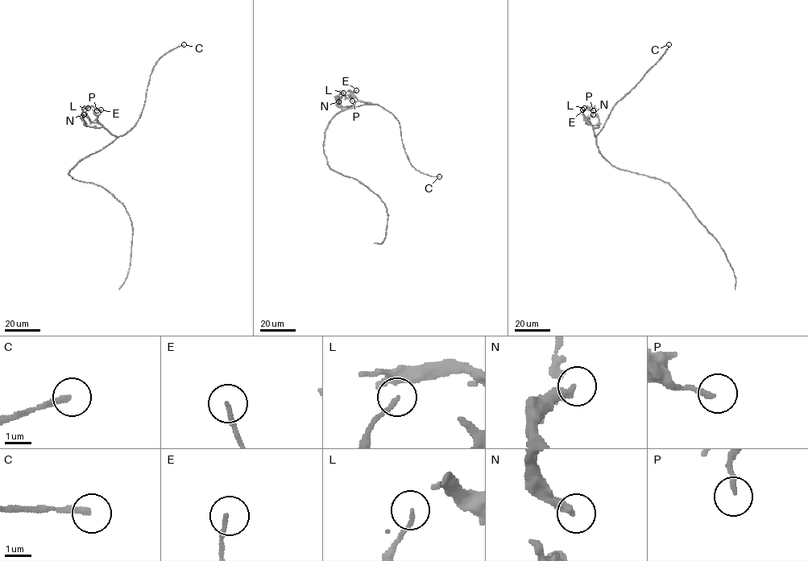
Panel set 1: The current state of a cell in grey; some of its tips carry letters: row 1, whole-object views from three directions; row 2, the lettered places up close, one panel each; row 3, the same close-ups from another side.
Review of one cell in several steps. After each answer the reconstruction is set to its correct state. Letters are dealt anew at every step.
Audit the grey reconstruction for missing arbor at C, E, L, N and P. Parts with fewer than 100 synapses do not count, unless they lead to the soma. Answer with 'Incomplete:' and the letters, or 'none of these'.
Incomplete: C

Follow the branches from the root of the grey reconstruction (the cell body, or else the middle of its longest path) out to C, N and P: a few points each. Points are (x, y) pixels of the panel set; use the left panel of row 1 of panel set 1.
C: (71, 170), (84, 158), (101, 150), (134, 126), (143, 108), (150, 75), (155, 63), (167, 52), (184, 44)
N: (71, 170), (84, 158), (101, 150), (116, 138), (102, 126), (85, 125), (80, 117), (84, 114)
P: (71, 170), (116, 138), (102, 126), (85, 125), (82, 109), (93, 105), (97, 110)

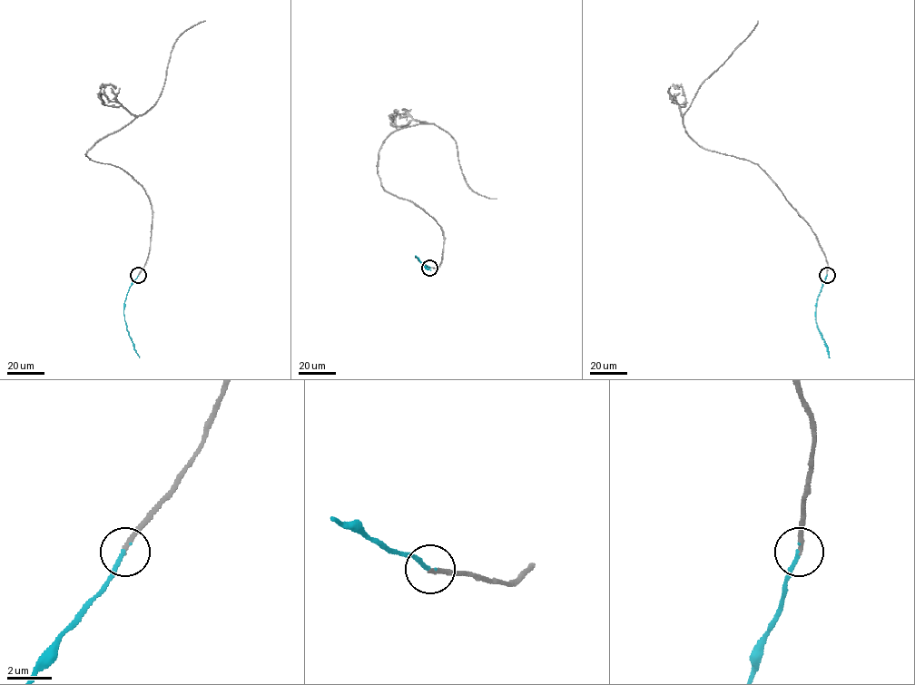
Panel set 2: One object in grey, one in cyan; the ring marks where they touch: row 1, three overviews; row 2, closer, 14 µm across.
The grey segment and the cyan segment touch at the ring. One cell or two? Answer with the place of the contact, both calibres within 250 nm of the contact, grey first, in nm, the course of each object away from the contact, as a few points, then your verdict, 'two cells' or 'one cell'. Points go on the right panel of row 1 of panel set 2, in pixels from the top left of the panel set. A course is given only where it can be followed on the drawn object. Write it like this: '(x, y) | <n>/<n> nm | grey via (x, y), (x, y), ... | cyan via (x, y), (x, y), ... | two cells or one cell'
(827, 275) | 220/170 nm | grey via (826, 275), (815, 234), (761, 168), (701, 147), (683, 125), (683, 115), (700, 85), (758, 21) | cyan via (826, 275), (817, 298), (815, 320), (830, 357) | one cell

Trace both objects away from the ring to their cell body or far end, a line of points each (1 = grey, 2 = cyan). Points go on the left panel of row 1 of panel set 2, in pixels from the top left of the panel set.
1: (138, 275), (151, 245), (149, 197), (120, 168), (86, 154), (102, 138), (154, 105), (176, 39), (205, 21)
2: (138, 275), (125, 298), (123, 316), (139, 357)

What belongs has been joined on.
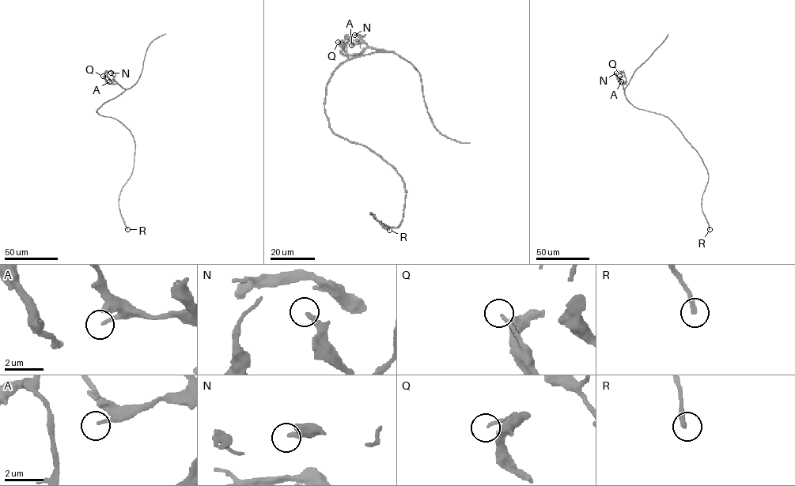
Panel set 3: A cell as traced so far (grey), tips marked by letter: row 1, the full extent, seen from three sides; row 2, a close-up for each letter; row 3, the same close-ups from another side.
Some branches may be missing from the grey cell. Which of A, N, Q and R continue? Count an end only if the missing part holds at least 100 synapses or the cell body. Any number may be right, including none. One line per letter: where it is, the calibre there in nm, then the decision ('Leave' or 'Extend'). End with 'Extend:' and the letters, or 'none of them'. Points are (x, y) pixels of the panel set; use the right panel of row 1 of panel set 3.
A: Place: (621, 81). Thickness 140 nm. Leave
N: Place: (616, 73). Thickness 260 nm. Leave
Q: Place: (619, 76). Thickness 140 nm. Leave
R: Place: (709, 229). Thickness 240 nm. Leave
Extend: none of them

